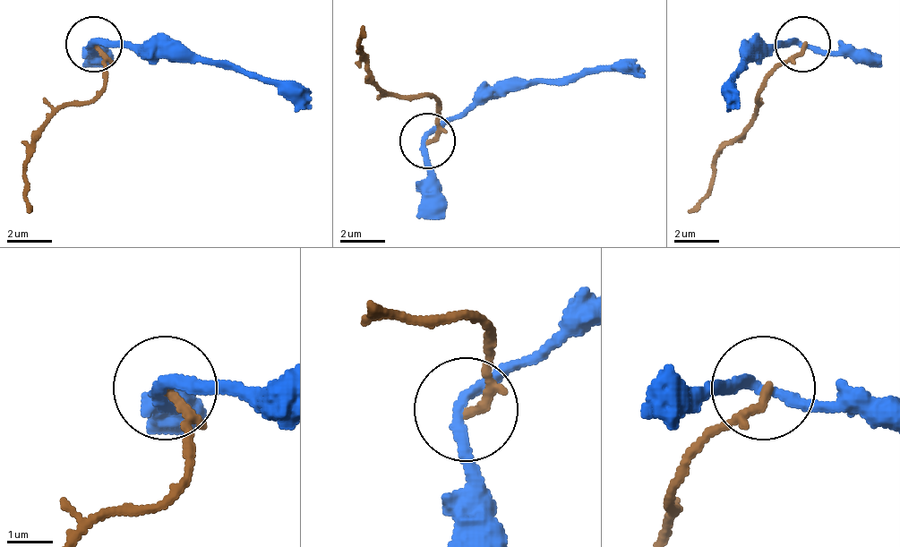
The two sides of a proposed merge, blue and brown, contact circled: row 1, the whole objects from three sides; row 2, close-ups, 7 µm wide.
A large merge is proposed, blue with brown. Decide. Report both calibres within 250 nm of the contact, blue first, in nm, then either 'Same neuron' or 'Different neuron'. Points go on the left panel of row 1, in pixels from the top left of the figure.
Thickness 240 nm (blue) against 200 nm. Different neuron

